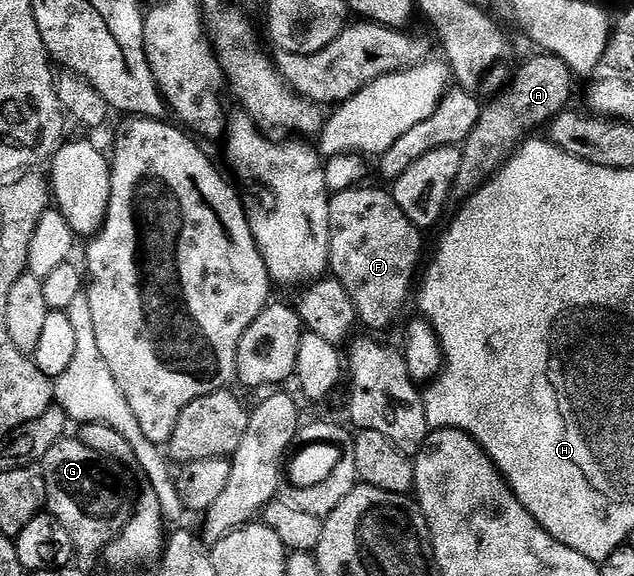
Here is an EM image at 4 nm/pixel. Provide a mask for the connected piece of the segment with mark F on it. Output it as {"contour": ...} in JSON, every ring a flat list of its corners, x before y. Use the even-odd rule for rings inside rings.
{"contour":[[367,188,346,189,331,197,329,269,334,280,349,291,358,324,367,329,387,329,402,311,407,296,410,293,412,296,420,272,419,256,423,253,424,234,411,222,409,215,397,207,388,190,386,193,383,189]]}

